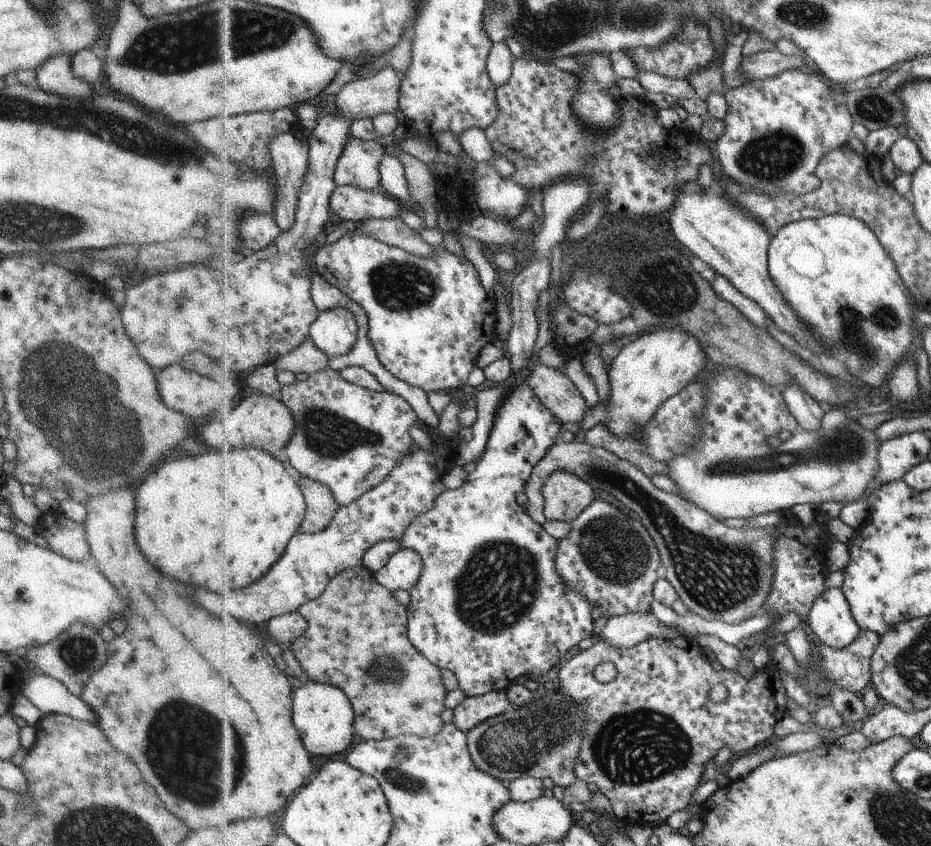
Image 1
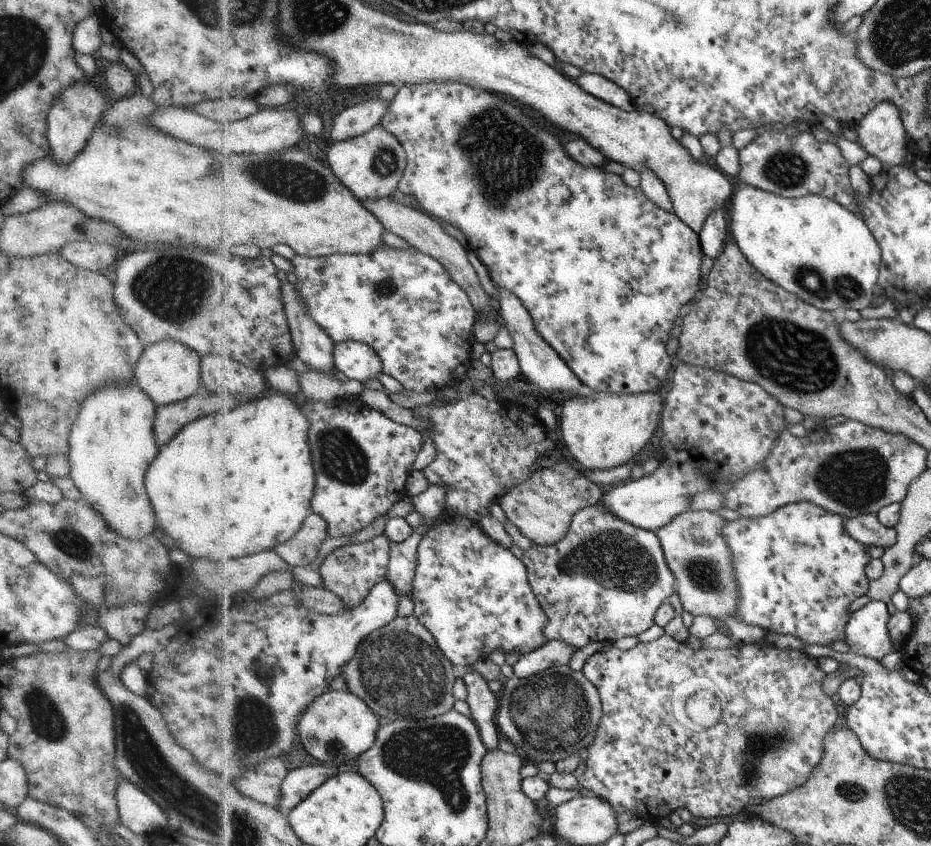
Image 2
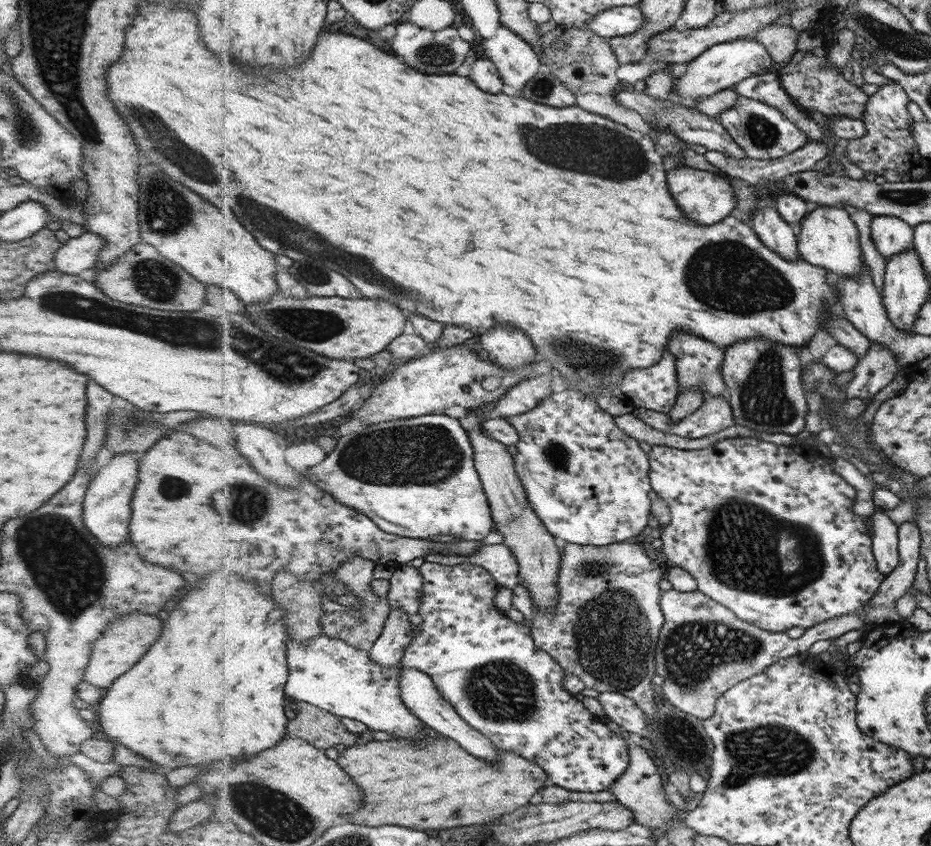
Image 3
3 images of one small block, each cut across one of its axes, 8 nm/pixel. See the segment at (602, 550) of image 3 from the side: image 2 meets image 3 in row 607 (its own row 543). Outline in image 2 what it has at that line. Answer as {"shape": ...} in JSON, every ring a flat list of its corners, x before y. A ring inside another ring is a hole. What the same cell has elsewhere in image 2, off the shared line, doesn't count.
{"shape":[[592,506,585,507,580,512,577,512,574,520,572,520,570,531,559,543,549,546,541,546,534,543,531,548,528,548,521,560,527,566,527,580,531,584,531,589,536,598,538,598,543,612,547,614,547,626,543,629,543,638,546,640,544,643,561,641,574,649,581,649,591,642,616,641,628,636,638,636,638,634,647,631,653,626,658,610,663,607,664,600,670,598,670,594,674,592,674,582,677,581,674,580,674,574,672,574,671,568,666,564,666,560,664,560,665,554,662,554,663,548,660,548,661,542,658,542,658,540,659,538,656,538,654,531,640,529,632,524,624,523,622,520,609,514,602,506]]}

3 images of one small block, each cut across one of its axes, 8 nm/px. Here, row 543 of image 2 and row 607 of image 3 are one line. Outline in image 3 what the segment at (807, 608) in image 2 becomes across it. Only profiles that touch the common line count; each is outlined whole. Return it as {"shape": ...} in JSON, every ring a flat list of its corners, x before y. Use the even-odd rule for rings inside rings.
{"shape":[[753,437,725,438,700,450,680,450,666,445,651,446,651,482,652,490,668,504,670,514,660,523,662,527,661,558,670,566,680,567,690,573,697,583,697,590,718,604,735,613,749,624,767,629,770,632,784,633,790,628,802,626,805,629,832,620,844,614,856,612,863,608,879,591,879,585,886,576,878,569,874,549,872,548,872,532,864,524,864,517,852,512,856,499,856,489,844,478,834,472,832,464,810,454,808,447,802,454,795,452,792,446,783,446]]}

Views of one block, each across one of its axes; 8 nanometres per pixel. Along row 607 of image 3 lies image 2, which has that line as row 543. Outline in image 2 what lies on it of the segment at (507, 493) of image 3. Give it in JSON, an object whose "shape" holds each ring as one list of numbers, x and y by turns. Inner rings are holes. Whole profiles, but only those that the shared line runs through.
{"shape":[[558,461,513,487,498,504,507,520,512,522,522,535,536,545,549,546,565,538,577,512,585,507,596,506,602,496,602,490,594,481,568,463]]}

